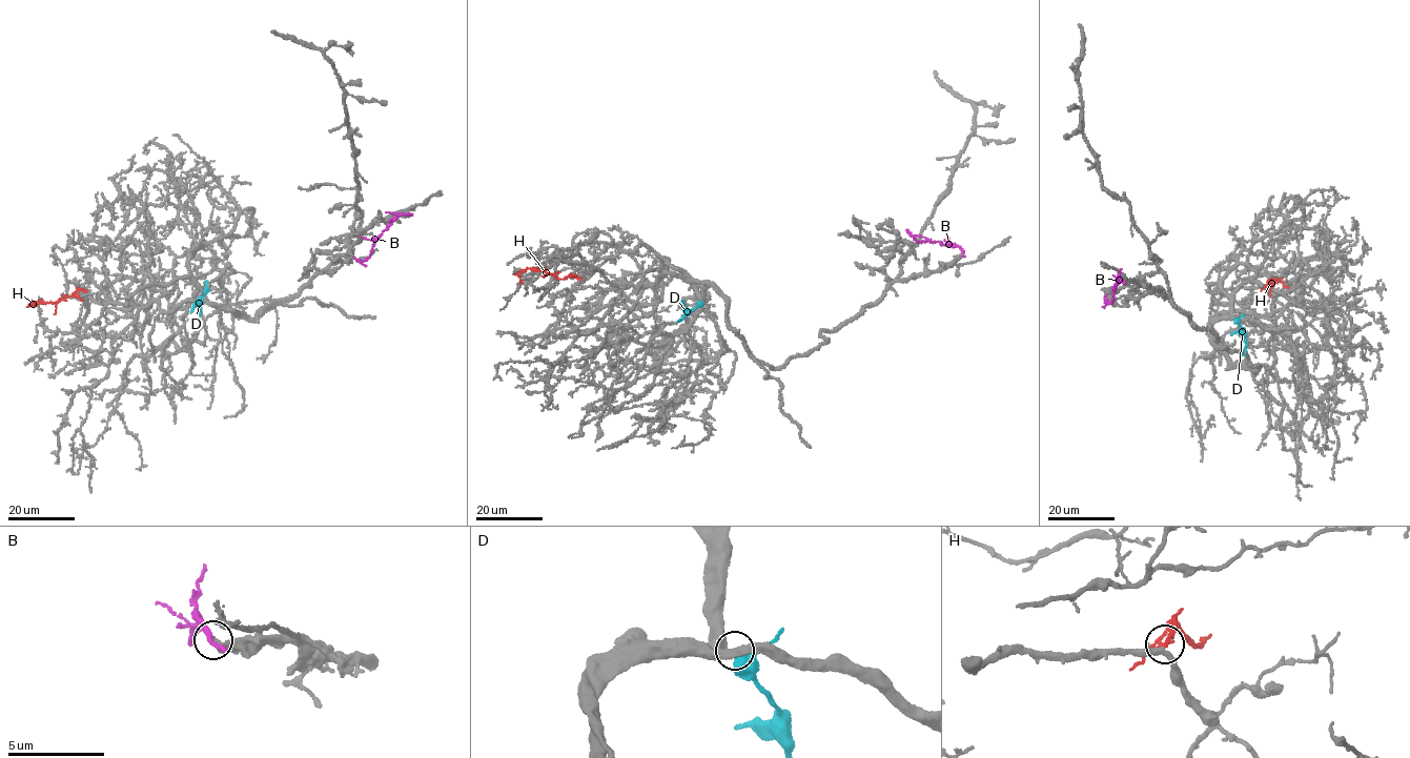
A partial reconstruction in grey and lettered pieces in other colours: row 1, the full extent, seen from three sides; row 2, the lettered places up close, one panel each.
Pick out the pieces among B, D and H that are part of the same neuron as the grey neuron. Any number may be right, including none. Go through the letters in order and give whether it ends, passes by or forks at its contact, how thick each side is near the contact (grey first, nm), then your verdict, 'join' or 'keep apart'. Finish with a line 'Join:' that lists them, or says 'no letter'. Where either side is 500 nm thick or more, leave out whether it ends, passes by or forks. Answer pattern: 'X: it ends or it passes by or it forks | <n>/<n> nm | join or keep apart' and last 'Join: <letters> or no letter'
B: it ends | 400/360 nm | keep apart
D: it ends | 420/480 nm | keep apart
H: it ends | 320/200 nm | join
Join: H

